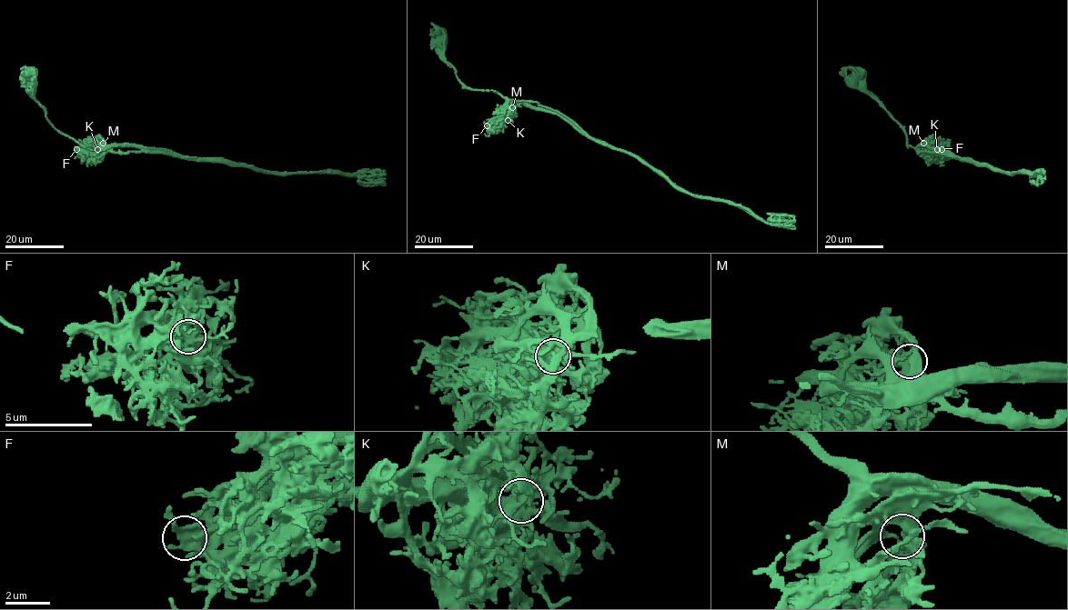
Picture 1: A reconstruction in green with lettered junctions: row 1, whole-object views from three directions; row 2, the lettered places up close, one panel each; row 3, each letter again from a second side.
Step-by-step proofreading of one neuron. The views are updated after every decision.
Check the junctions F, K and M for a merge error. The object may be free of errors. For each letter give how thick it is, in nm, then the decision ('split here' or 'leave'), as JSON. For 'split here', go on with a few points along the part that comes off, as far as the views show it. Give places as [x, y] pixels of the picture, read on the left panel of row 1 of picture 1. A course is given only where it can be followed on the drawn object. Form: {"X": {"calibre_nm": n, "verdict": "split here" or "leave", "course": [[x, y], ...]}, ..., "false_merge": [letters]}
{"F": {"calibre_nm": 320, "verdict": "leave"}, "K": {"calibre_nm": 320, "verdict": "split here", "course": [[97, 149], [95, 148], [105, 145], [111, 151], [221, 157], [280, 172], [384, 171]]}, "M": {"calibre_nm": 400, "verdict": "leave"}, "false_merge": ["K"]}

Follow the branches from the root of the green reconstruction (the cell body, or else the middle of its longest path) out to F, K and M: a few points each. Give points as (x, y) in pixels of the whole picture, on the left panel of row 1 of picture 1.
F: (31, 75), (33, 96), (43, 108), (46, 119), (56, 129), (85, 146), (96, 148), (76, 149)
K: (31, 75), (33, 96), (43, 108), (46, 119), (56, 129), (85, 146), (96, 148), (96, 153), (97, 149)
M: (31, 75), (33, 96), (56, 129), (85, 146), (99, 147), (103, 143)

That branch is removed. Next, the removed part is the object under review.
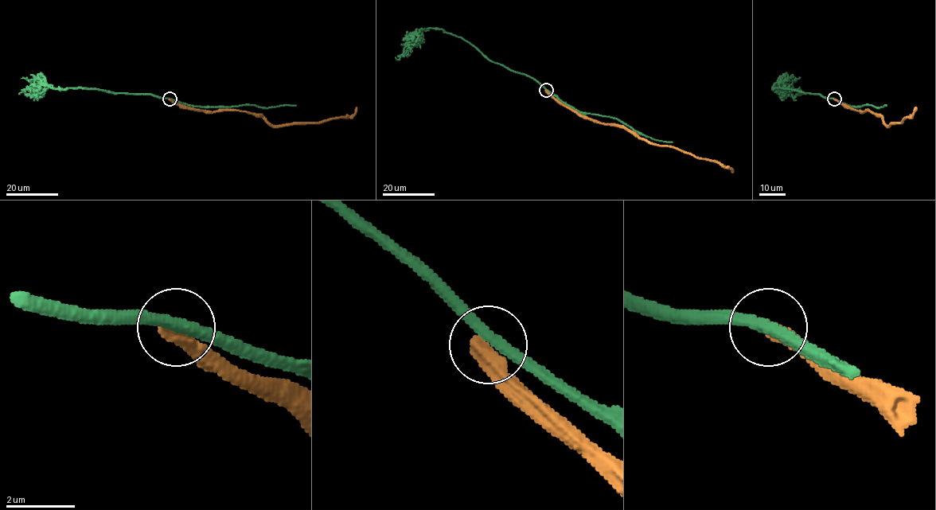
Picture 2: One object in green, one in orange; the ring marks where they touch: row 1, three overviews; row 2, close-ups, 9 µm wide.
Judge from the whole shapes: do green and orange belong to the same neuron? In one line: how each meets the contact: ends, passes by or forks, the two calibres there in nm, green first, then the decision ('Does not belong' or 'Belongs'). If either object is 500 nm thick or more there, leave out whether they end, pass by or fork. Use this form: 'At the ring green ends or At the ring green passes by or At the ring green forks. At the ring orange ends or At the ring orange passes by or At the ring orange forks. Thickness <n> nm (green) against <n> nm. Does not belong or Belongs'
At the ring green passes by. At the ring orange ends. Thickness 320 nm (green) against 480 nm. Does not belong

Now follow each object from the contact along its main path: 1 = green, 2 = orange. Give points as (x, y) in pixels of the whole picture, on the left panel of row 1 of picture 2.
1: (169, 99), (150, 94), (51, 88), (45, 82), (35, 84), (18, 94)
2: (169, 99), (210, 111), (238, 110), (259, 114), (274, 126), (317, 123), (345, 118), (352, 115), (356, 107)

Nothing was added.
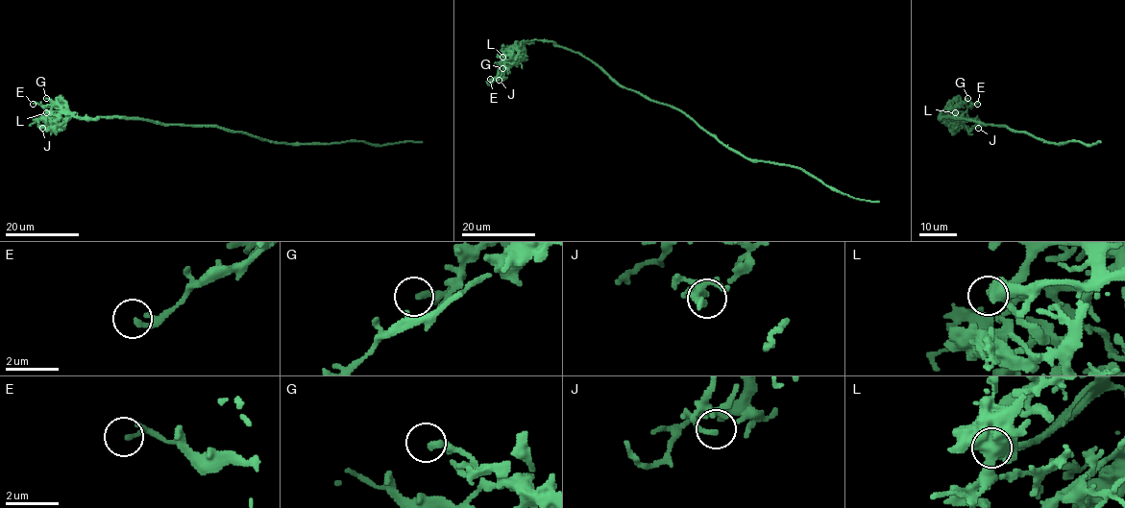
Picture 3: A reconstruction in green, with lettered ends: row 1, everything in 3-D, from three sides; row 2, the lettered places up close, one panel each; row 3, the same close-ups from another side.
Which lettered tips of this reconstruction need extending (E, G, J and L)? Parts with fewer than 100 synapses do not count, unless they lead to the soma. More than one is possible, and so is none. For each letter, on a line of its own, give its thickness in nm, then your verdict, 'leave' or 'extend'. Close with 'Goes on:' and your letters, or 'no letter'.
E: 130 nm thick; leave
G: 240 nm thick; leave
J: 200 nm thick; leave
L: 200 nm thick; extend
Goes on: L

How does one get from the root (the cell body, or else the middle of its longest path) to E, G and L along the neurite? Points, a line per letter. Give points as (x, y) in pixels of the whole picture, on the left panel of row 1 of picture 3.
E: (216, 127), (161, 125), (121, 117), (75, 117), (58, 105), (42, 107), (33, 104)
G: (216, 127), (161, 125), (121, 117), (75, 117), (64, 102), (46, 98)
L: (216, 127), (161, 125), (121, 117), (75, 117), (67, 114), (58, 106), (46, 112)

